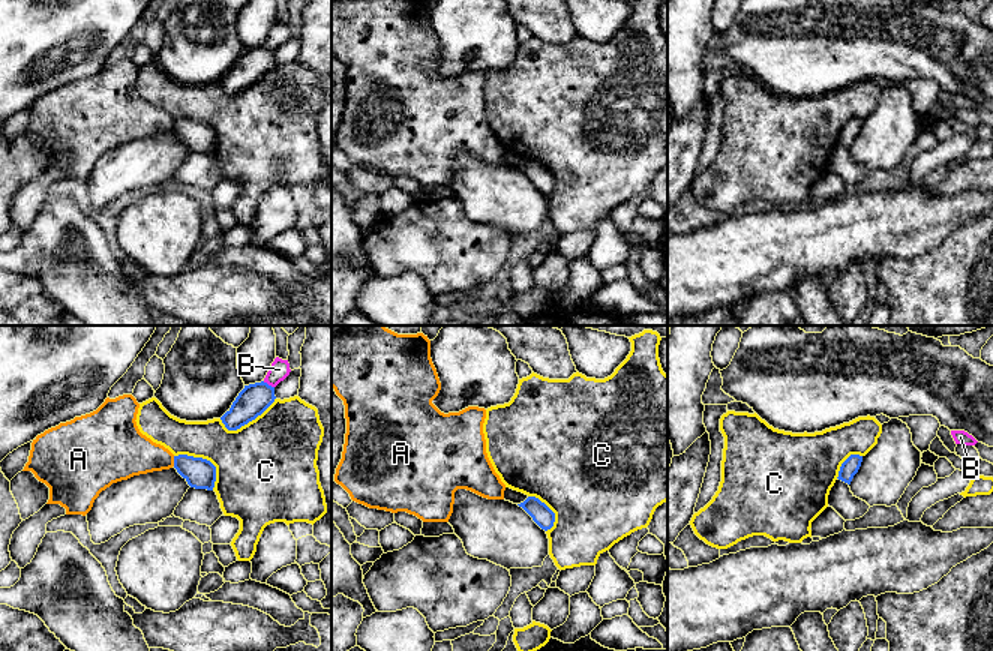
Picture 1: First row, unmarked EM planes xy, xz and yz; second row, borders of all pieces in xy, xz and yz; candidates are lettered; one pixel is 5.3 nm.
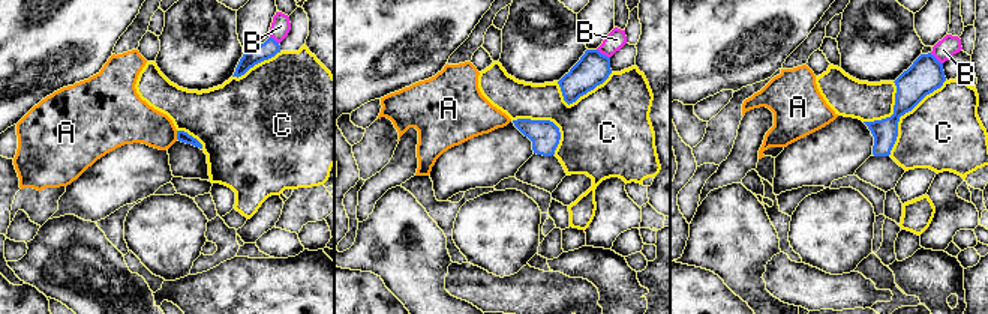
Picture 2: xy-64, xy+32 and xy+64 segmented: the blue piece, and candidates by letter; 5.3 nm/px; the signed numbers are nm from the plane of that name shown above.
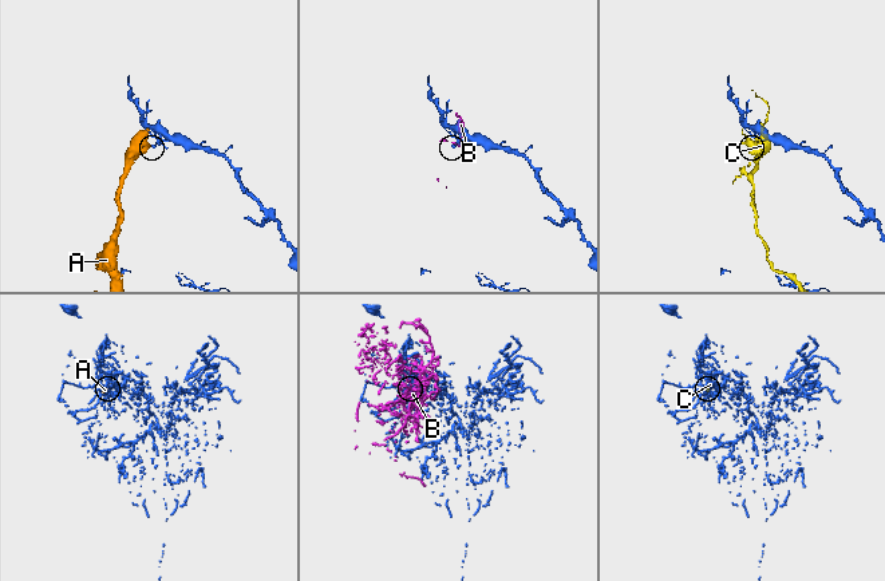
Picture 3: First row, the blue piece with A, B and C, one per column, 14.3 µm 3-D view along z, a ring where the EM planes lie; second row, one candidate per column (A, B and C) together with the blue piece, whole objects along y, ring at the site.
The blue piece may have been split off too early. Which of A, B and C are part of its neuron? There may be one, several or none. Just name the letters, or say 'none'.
none

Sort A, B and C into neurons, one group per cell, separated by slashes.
A / B / C

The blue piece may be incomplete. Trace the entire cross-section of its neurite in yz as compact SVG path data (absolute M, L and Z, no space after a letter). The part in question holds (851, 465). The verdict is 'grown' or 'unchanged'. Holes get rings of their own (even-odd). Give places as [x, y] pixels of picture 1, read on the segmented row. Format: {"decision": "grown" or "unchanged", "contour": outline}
{"decision": "unchanged", "contour": "M850 454L840 466L838 480L850 484L854 476L858 472L862 462L862 456Z"}

